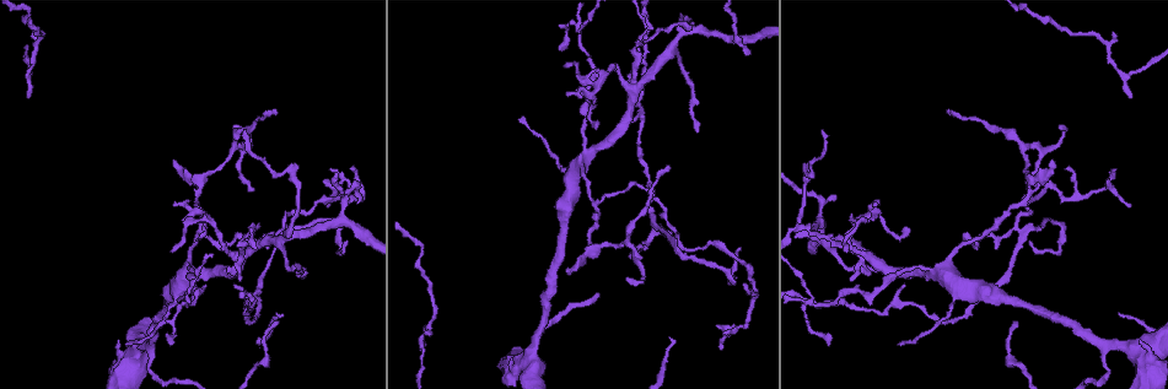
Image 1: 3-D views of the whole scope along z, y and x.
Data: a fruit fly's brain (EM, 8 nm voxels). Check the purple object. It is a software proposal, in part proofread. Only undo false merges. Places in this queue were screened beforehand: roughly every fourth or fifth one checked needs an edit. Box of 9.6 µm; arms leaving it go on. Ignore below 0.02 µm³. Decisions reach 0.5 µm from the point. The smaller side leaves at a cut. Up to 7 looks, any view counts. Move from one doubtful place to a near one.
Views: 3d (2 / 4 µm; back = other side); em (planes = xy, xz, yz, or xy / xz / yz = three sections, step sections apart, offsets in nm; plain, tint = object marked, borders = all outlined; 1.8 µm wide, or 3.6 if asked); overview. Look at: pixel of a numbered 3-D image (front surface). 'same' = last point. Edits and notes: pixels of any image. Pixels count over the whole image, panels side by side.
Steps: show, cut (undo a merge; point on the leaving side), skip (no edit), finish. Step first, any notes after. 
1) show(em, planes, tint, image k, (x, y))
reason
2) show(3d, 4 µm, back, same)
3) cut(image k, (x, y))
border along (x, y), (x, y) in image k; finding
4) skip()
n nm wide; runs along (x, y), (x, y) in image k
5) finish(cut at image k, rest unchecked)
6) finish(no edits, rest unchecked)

show(em, xz, step 8, tint, image 1, (870, 259))
looks like a crossing

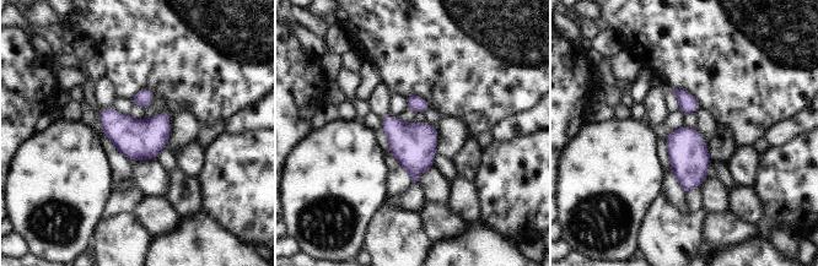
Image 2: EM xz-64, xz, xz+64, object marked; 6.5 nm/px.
skip()
one cell here

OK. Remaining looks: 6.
show(em, xz, step 16, tint, image 1, (287, 239))
four arms meet

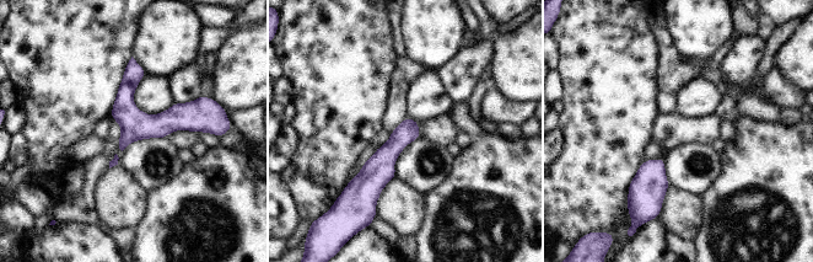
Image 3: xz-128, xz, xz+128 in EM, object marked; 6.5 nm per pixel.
show(em, planes, tint, same)

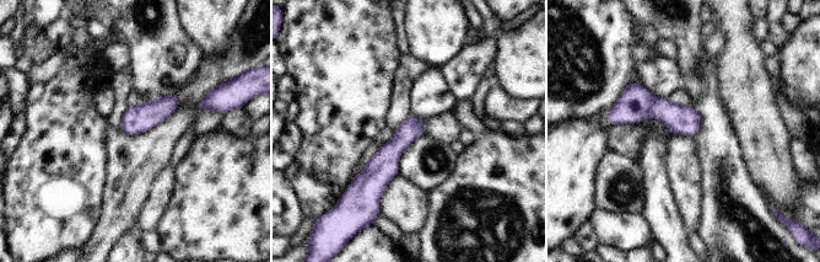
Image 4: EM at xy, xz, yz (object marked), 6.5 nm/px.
skip()
140 nm wide; runs along (419, 122), (388, 154), (371, 192) in image 4; one cell here

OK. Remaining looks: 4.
show(em, planes, tint, image 1, (1126, 76))
abrupt turn

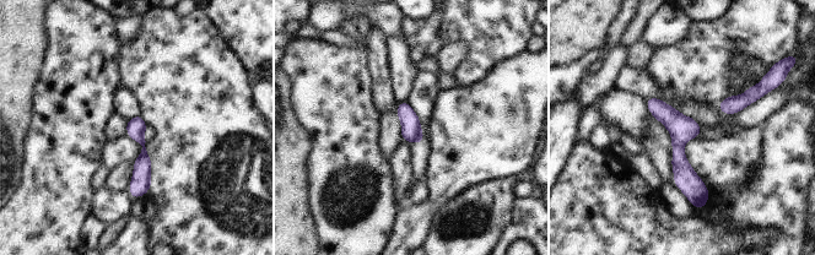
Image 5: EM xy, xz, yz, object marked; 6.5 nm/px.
skip()
130 nm wide; runs along (649, 101), (678, 129), (679, 163), (700, 200) in image 5; all the same cell

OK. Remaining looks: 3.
finish(no edits, rest unchecked)

